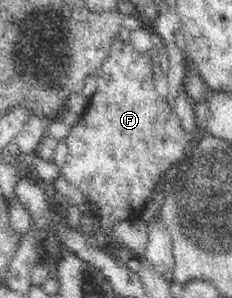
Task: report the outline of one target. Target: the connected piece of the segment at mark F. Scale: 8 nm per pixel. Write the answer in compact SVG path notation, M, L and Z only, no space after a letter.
M119 38L109 49L108 57L95 75L96 90L82 119L70 130L68 137L57 143L53 162L58 175L64 177L70 185L82 191L89 201L95 201L100 207L101 216L95 222L99 231L110 235L114 225L120 222L135 221L150 197L154 183L162 171L178 159L182 160L191 149L189 136L180 126L178 115L154 88L152 67L155 55L140 55L131 41L122 42Z

